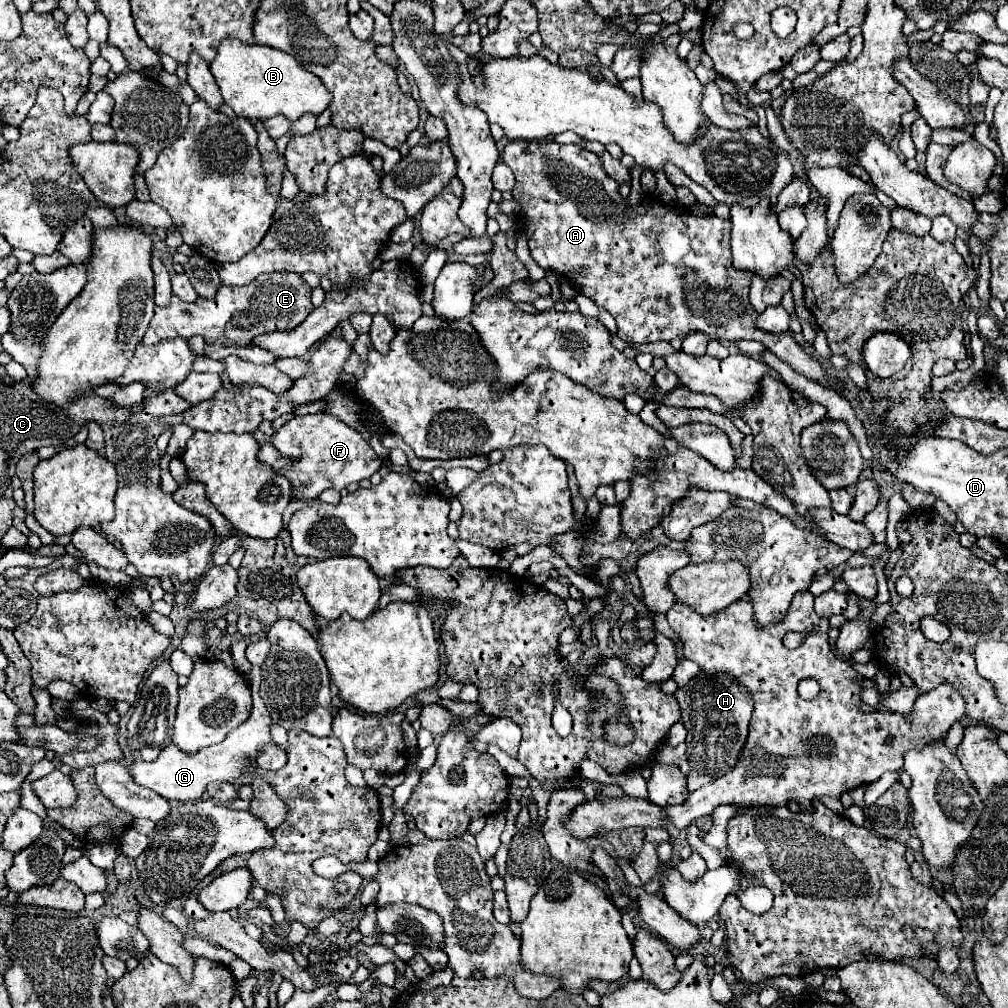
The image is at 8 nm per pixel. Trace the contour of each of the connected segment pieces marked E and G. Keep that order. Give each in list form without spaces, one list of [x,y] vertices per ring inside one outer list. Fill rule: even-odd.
[[[267,273],[259,275],[251,285],[231,287],[221,285],[215,299],[199,297],[193,303],[183,303],[179,297],[171,297],[167,307],[157,307],[153,321],[143,335],[145,345],[155,345],[167,337],[195,337],[203,335],[207,343],[211,341],[231,341],[235,345],[247,345],[251,337],[295,329],[311,313],[311,287],[297,273]]]
[[[253,666],[249,674],[253,711],[251,711],[251,717],[243,725],[239,725],[239,729],[231,731],[221,743],[205,747],[193,755],[181,751],[173,743],[167,745],[165,749],[161,749],[161,753],[155,761],[133,763],[131,775],[133,775],[135,783],[159,793],[167,801],[195,801],[207,791],[207,783],[211,783],[211,781],[225,781],[225,783],[233,783],[233,785],[243,785],[253,773],[251,769],[255,767],[255,761],[259,757],[259,747],[271,743],[273,721],[271,721],[271,715],[259,695],[261,681],[261,668]]]

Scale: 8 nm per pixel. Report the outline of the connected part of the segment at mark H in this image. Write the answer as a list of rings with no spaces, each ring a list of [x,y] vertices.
[[[699,671],[685,687],[677,689],[675,699],[681,705],[681,721],[687,729],[687,761],[691,765],[689,793],[693,793],[735,765],[735,757],[739,757],[739,749],[747,739],[753,699],[751,693],[733,677],[727,677],[727,673],[709,675],[705,671]]]

